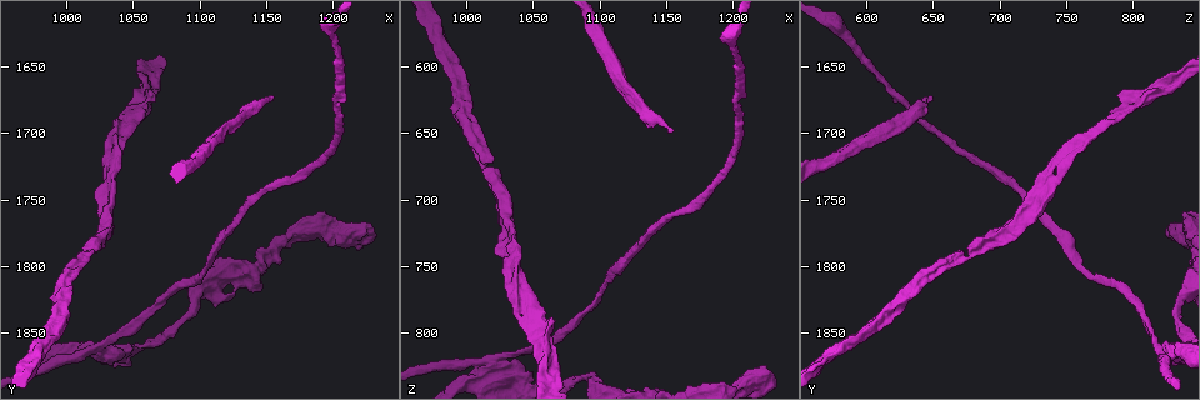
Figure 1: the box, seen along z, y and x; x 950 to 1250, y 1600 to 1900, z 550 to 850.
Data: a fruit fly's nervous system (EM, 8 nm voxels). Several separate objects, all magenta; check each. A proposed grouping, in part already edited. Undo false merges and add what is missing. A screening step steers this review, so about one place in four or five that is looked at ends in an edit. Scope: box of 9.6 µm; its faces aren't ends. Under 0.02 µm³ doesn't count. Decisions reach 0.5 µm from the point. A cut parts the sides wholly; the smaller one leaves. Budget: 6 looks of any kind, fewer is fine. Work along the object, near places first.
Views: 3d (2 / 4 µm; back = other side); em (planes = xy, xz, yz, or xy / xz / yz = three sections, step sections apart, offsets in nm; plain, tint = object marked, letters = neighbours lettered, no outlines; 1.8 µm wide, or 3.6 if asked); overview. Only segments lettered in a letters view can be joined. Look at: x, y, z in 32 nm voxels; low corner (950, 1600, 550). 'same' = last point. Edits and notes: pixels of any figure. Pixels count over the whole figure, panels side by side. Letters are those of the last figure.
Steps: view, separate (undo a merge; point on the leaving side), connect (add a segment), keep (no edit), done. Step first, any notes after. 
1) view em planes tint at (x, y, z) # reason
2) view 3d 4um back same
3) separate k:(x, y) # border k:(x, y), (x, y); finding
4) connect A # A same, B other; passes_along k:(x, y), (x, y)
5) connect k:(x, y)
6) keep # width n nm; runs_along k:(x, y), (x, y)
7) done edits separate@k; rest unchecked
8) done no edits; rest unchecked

view 3d 4um at (1032, 1724, 744) # a fork

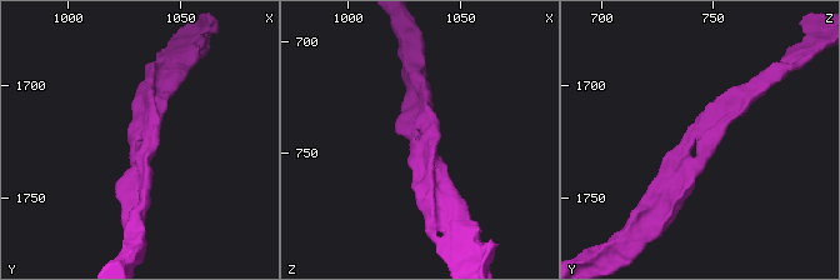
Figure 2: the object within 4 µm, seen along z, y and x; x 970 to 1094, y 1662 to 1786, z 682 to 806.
view em xy step 16 tint at (1032, 1725, 746) # shape alone is not enough

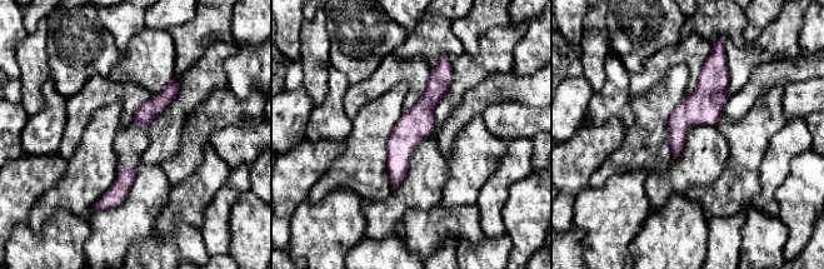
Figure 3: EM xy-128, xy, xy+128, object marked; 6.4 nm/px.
view em xy step 16 letters same # what lies round it

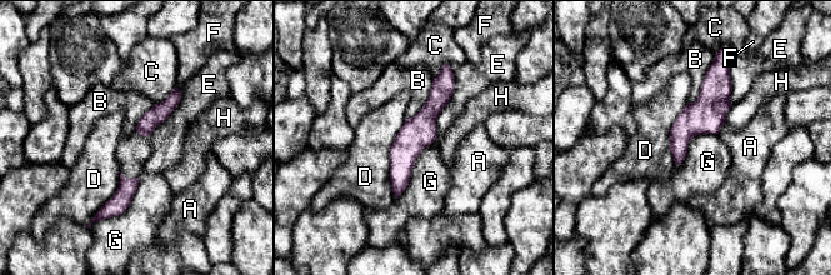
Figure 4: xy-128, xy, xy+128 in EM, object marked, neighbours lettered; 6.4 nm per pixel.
keep # A other, B other, C other, D other, E other, F other, G other, H other; continuous, no second cell

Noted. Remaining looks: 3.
view em planes letters at (1060, 1662, 832) # three arms meet

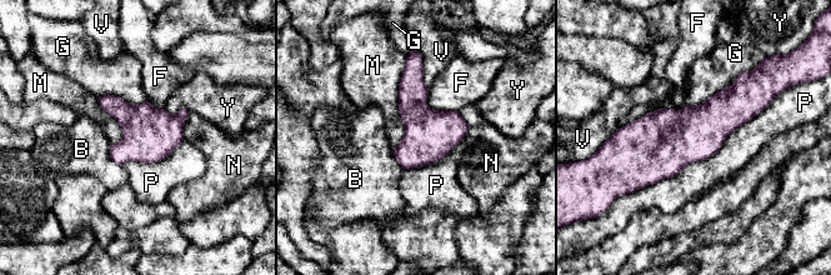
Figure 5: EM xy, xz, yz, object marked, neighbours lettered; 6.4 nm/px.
keep # longest_contact P 1100 nm; B other, F other, G other, M other, N other, P other, V other, Y other; border 5:(406, 58), (404, 135), (393, 150); continuous, no second cell

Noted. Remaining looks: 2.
done no edits; rest unchecked

